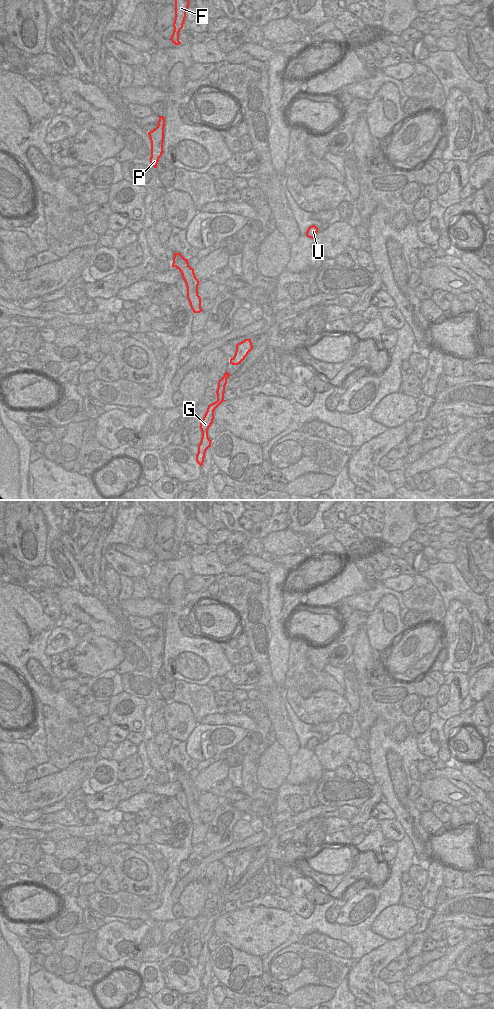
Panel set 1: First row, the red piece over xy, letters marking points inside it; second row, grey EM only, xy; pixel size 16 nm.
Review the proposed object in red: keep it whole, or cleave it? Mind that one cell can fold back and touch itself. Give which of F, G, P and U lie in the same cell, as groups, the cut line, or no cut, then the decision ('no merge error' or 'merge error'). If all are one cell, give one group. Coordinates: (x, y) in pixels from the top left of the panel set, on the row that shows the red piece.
groups F G P U; cut none; no merge error

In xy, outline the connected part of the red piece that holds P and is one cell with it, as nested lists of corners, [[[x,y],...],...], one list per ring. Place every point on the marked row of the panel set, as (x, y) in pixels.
[[[159,116],[158,126],[152,131],[148,132],[151,141],[150,163],[154,168],[157,168],[159,158],[163,153],[164,126],[164,116]]]

